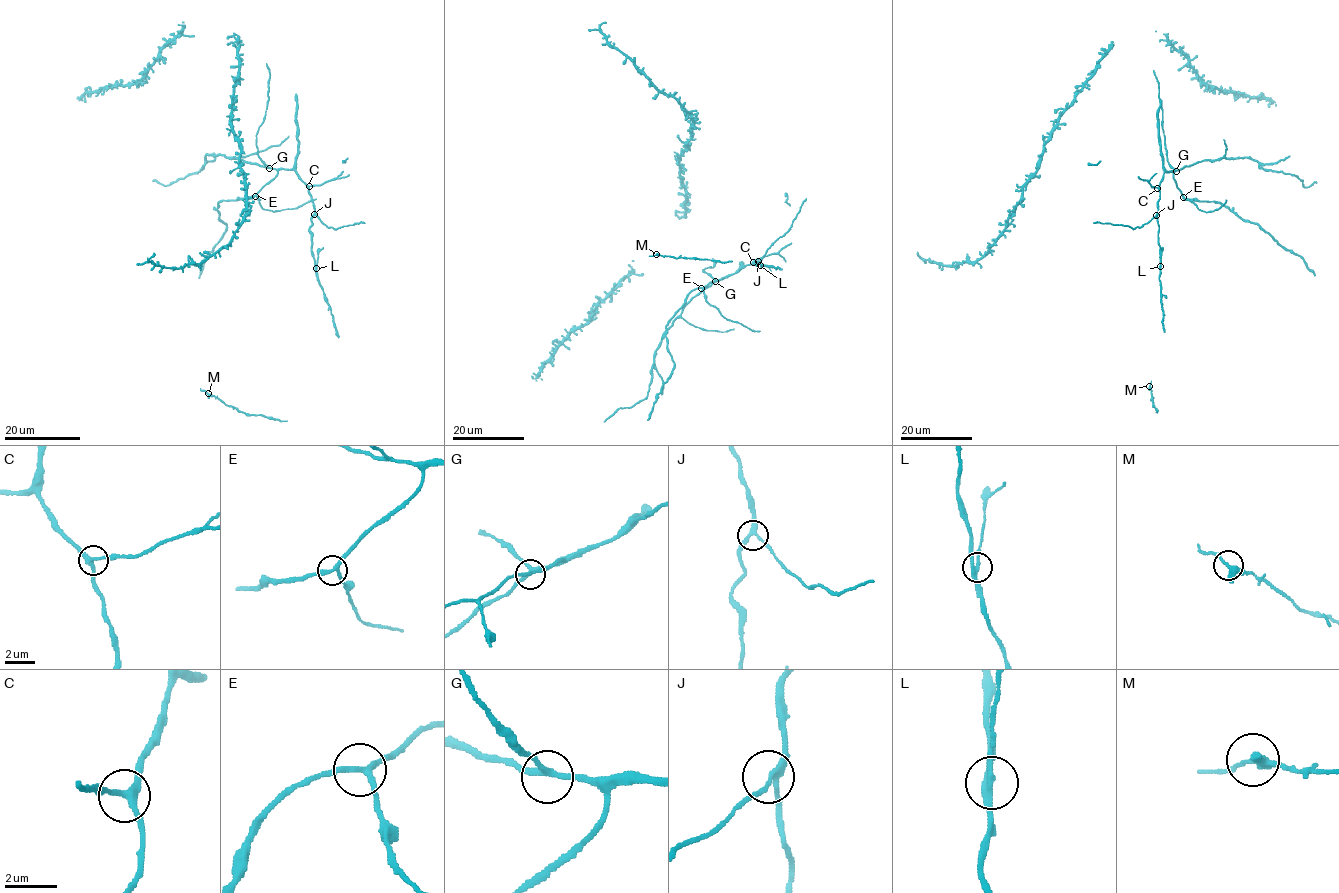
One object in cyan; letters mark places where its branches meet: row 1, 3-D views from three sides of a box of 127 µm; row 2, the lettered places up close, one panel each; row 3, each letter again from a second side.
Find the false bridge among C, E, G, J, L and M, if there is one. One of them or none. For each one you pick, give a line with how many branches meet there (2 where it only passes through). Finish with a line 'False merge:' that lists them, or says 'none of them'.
L: branches 3
False merge: L

